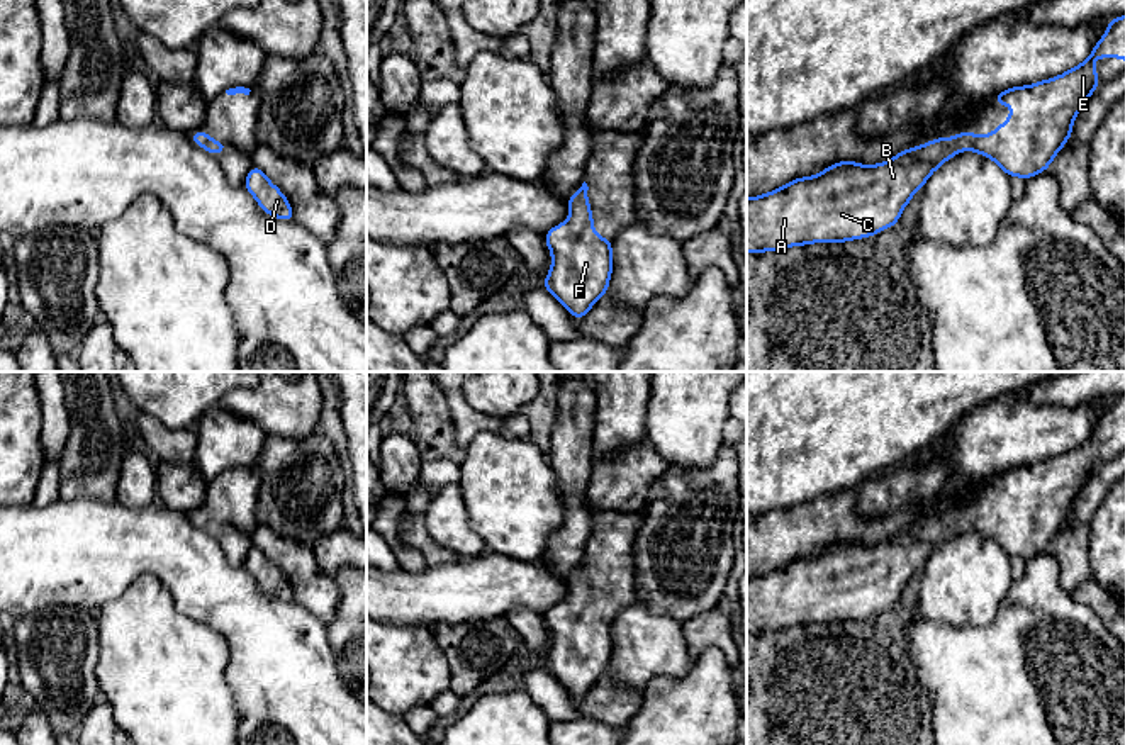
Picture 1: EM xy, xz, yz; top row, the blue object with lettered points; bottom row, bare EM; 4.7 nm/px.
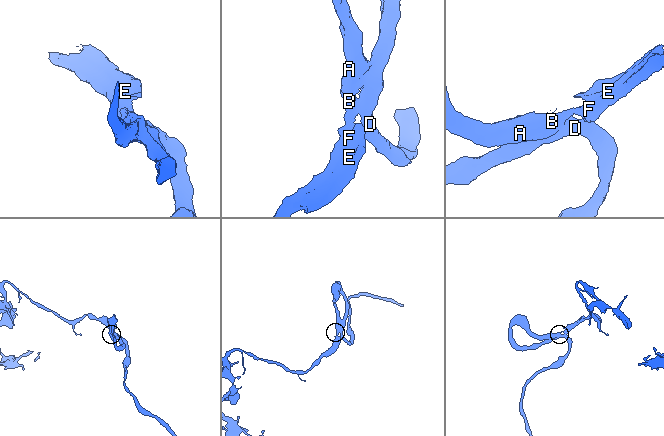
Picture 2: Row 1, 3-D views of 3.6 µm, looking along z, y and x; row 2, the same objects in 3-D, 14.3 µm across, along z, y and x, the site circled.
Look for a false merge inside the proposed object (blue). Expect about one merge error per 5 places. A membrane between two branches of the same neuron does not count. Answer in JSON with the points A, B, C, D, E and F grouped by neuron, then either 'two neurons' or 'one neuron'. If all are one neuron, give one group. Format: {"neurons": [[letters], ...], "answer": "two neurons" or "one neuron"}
{"neurons": [["A", "B", "C", "D", "E", "F"]], "answer": "one neuron"}

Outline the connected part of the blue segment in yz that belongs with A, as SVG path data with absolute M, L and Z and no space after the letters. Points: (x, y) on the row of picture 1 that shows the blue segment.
M1125 15L1110 20L1106 32L1084 63L1055 78L996 93L994 102L1011 105L1013 110L1008 120L991 134L962 131L954 137L938 137L923 146L913 146L870 166L838 161L814 176L796 178L777 190L747 199L747 253L757 255L811 243L843 243L893 227L916 190L925 187L928 176L964 149L991 158L1008 176L1028 180L1045 171L1071 137L1077 112L1100 85L1094 70L1096 58L1125 61Z

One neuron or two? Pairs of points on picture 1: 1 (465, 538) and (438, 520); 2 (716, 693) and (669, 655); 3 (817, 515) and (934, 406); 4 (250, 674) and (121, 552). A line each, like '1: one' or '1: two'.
1: one
2: two
3: two
4: one

